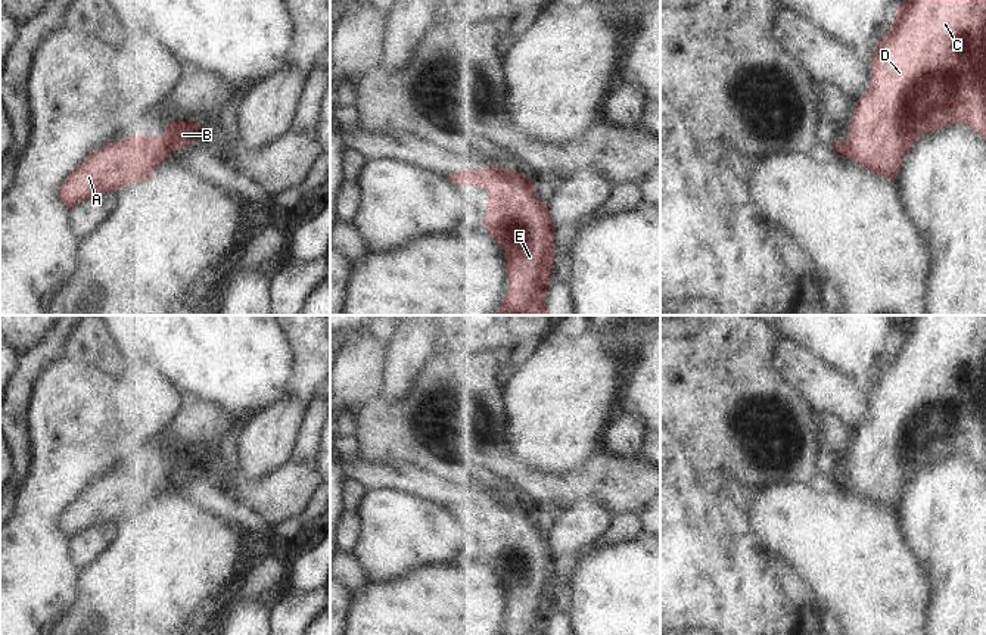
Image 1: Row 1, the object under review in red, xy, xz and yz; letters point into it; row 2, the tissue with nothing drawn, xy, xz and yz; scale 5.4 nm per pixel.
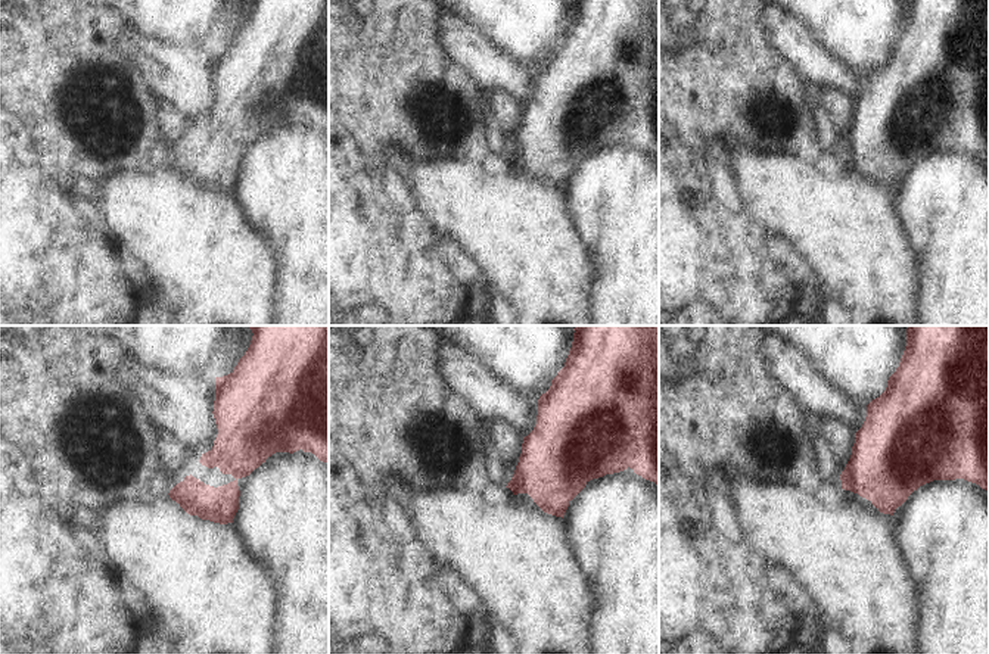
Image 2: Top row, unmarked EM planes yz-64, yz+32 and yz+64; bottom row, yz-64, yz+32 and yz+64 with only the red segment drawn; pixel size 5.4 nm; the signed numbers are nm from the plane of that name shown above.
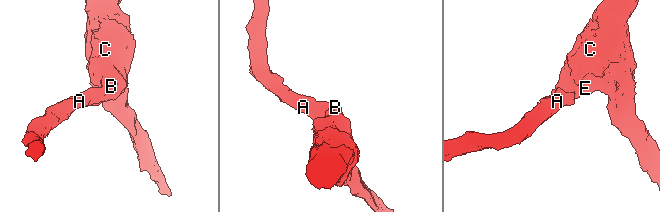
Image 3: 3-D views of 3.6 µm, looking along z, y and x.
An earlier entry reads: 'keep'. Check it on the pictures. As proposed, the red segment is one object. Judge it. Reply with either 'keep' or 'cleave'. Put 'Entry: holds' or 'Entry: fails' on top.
Entry: holds
keep

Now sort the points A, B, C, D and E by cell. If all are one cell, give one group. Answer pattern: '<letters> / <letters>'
A B C D E

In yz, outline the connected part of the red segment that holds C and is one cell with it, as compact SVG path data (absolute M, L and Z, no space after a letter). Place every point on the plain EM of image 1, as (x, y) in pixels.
M906 315L890 359L874 377L870 417L853 436L849 466L842 471L834 471L833 477L842 485L842 489L858 491L871 502L896 510L902 488L911 480L918 466L957 452L968 454L986 469L986 315Z

